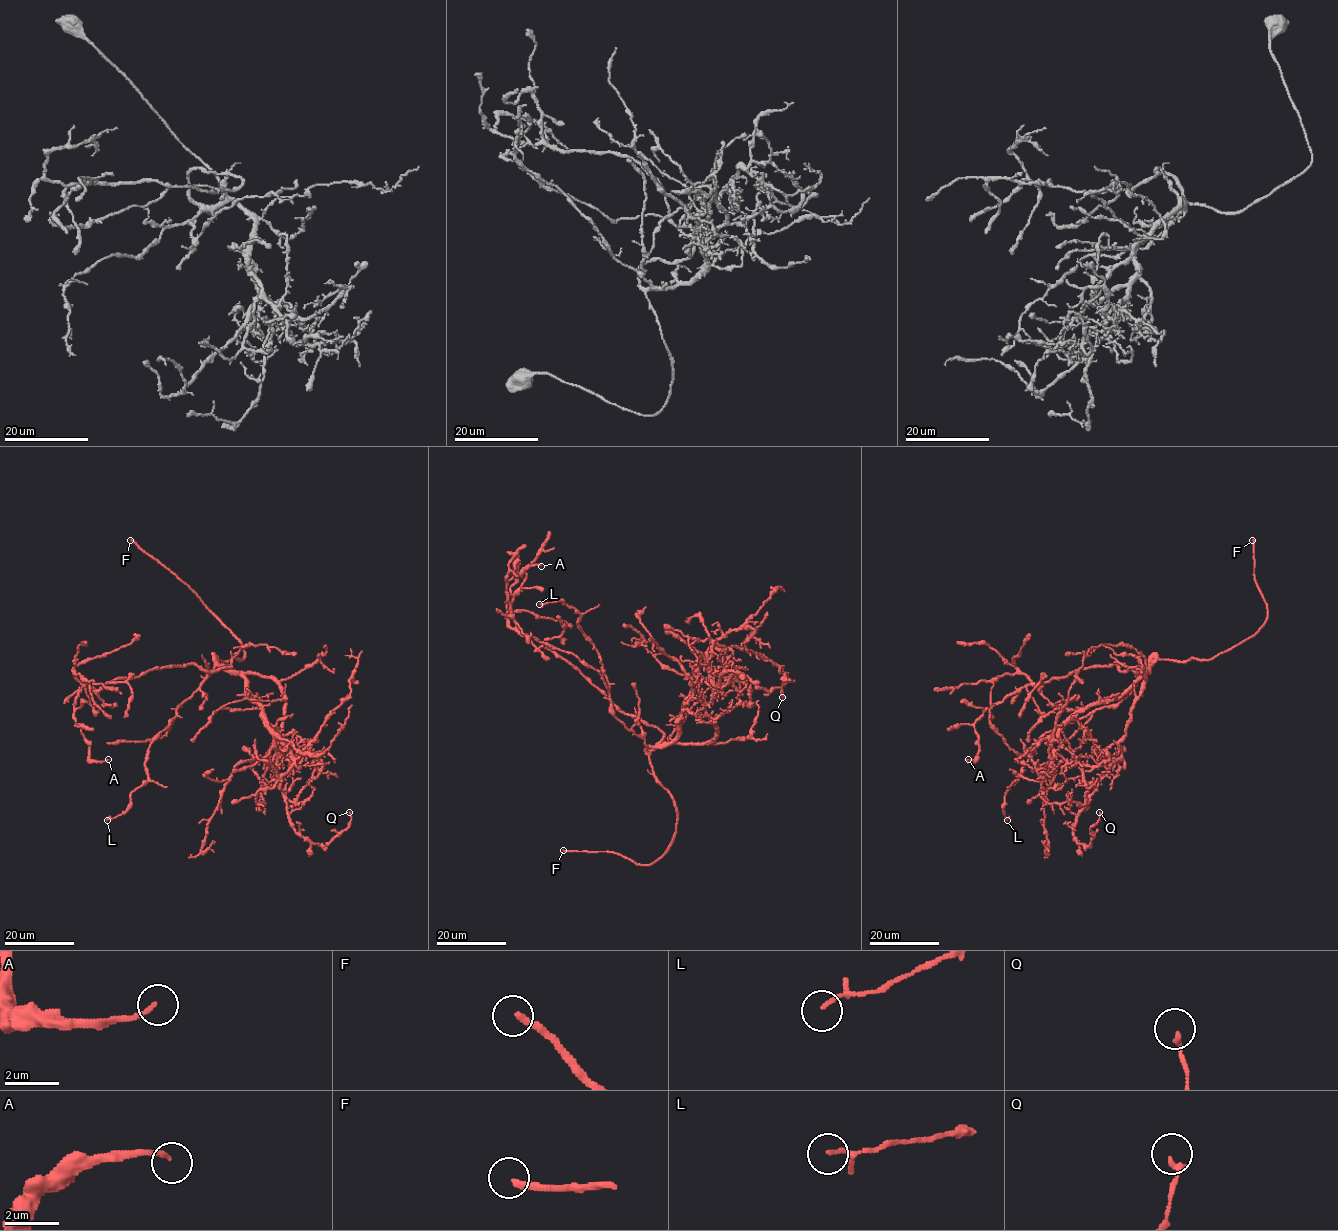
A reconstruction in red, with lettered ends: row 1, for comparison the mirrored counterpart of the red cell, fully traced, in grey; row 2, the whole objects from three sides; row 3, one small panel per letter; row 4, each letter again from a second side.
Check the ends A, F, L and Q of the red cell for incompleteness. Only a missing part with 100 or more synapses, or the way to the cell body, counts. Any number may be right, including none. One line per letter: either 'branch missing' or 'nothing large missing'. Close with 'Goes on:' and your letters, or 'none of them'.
A: nothing large missing
F: branch missing
L: nothing large missing
Q: nothing large missing
Goes on: F

